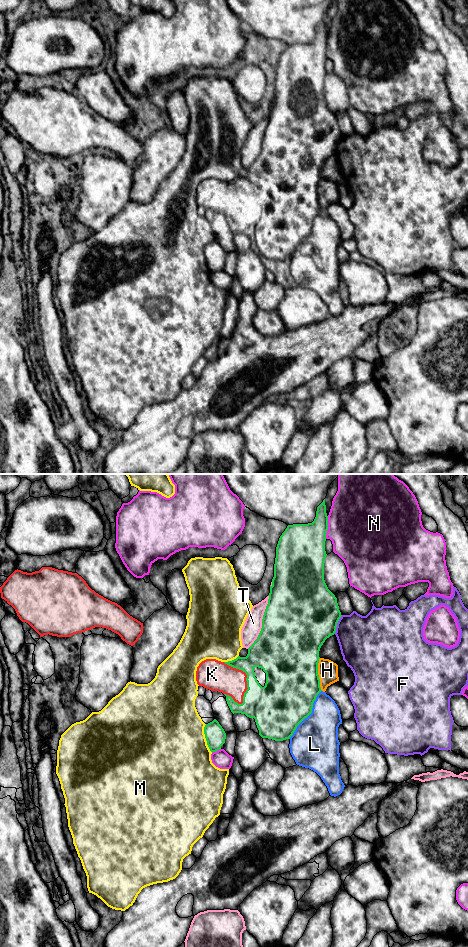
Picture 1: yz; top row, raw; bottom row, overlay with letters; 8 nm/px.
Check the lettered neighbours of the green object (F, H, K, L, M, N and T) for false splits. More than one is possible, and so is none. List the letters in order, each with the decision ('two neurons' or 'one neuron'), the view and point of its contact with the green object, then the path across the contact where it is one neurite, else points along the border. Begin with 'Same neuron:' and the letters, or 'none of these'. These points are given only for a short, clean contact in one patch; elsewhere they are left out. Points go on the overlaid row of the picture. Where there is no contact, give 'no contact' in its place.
Same neuron: none of these
F: two neurons; meets green in yz at (336, 624)
H: two neurons; meets green in yz at (317, 674)
K: two neurons; meets green in yz at (246, 678)
L: two neurons; meets green in yz at (309, 714)
M: two neurons; meets green in yz at (205, 737)
N: two neurons; meets green in yz at (327, 527)
T: two neurons; meets green in yz at (262, 622)

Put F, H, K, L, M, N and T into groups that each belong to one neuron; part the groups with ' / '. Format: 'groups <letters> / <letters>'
groups F / H / K / L / M / N / T

